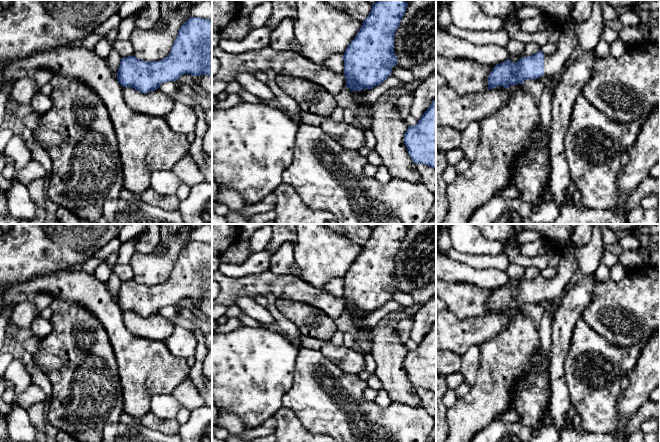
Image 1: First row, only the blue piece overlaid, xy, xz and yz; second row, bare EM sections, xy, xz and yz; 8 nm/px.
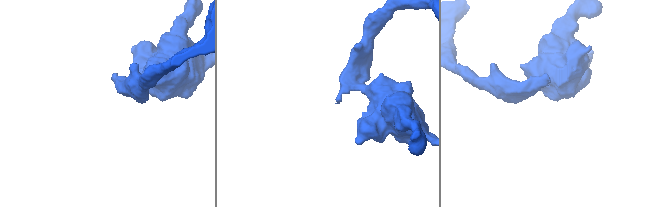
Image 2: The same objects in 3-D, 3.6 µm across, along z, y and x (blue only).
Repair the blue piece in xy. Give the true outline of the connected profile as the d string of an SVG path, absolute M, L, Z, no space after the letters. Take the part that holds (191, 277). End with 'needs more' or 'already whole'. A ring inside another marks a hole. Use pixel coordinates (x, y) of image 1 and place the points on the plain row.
M189 242L180 251L169 279L163 284L146 286L134 279L123 281L118 292L117 304L122 311L131 311L145 318L157 314L164 306L178 304L184 298L212 299L212 243Z; already whole

